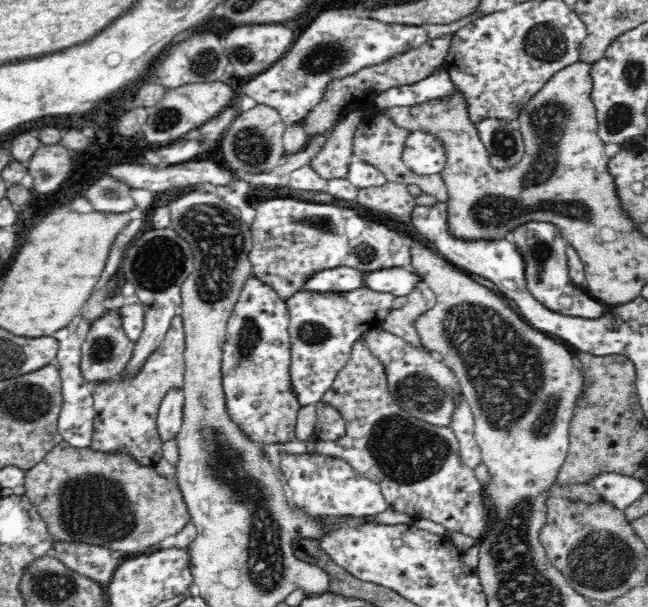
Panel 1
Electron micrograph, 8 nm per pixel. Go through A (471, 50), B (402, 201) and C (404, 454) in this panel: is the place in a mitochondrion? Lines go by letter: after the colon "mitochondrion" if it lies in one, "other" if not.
A: other
B: other
C: mitochondrion

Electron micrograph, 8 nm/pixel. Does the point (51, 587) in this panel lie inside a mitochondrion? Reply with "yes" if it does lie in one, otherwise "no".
yes

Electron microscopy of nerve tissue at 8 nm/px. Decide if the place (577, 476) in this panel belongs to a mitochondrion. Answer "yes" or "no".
no

